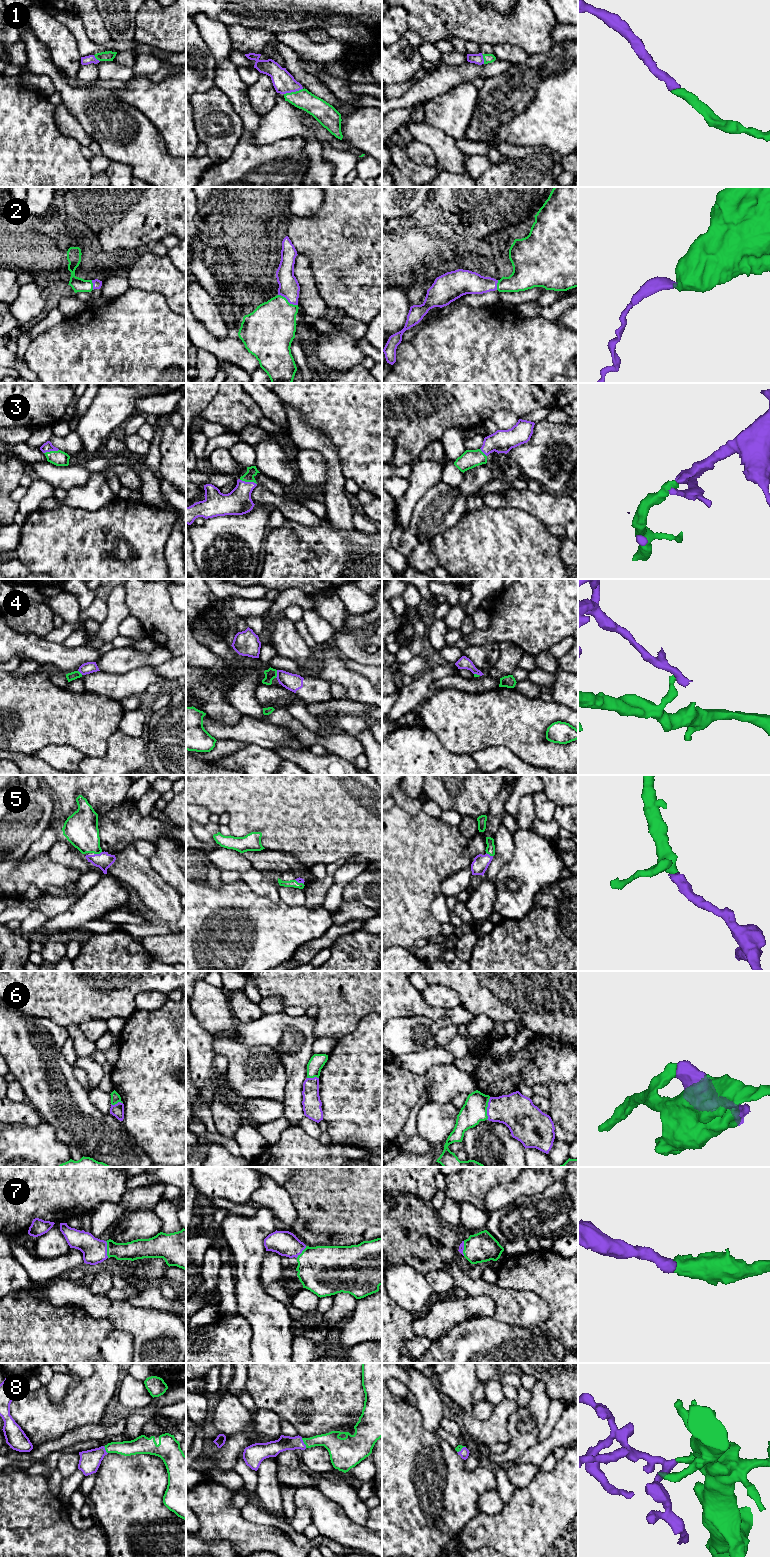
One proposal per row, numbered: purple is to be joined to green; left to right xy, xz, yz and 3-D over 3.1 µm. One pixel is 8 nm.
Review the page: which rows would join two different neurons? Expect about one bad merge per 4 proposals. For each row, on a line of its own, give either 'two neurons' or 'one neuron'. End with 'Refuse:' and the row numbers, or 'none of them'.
1: one neuron
2: one neuron
3: one neuron
4: two neurons
5: one neuron
6: one neuron
7: one neuron
8: one neuron
Refuse: 4

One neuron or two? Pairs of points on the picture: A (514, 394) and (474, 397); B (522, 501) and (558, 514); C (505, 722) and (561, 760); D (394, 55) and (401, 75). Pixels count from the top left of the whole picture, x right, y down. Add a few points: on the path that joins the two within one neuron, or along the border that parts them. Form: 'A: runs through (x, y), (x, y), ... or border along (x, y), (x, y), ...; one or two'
A: runs through (504, 394), (484, 395); one
B: runs through (531, 502), (549, 508); one
C: runs through (519, 732), (539, 752), (547, 754); one
D: runs through (399, 60), (400, 70); one

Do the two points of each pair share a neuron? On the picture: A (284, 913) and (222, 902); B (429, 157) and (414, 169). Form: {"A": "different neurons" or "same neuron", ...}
{"A": "same neuron", "B": "different neurons"}

